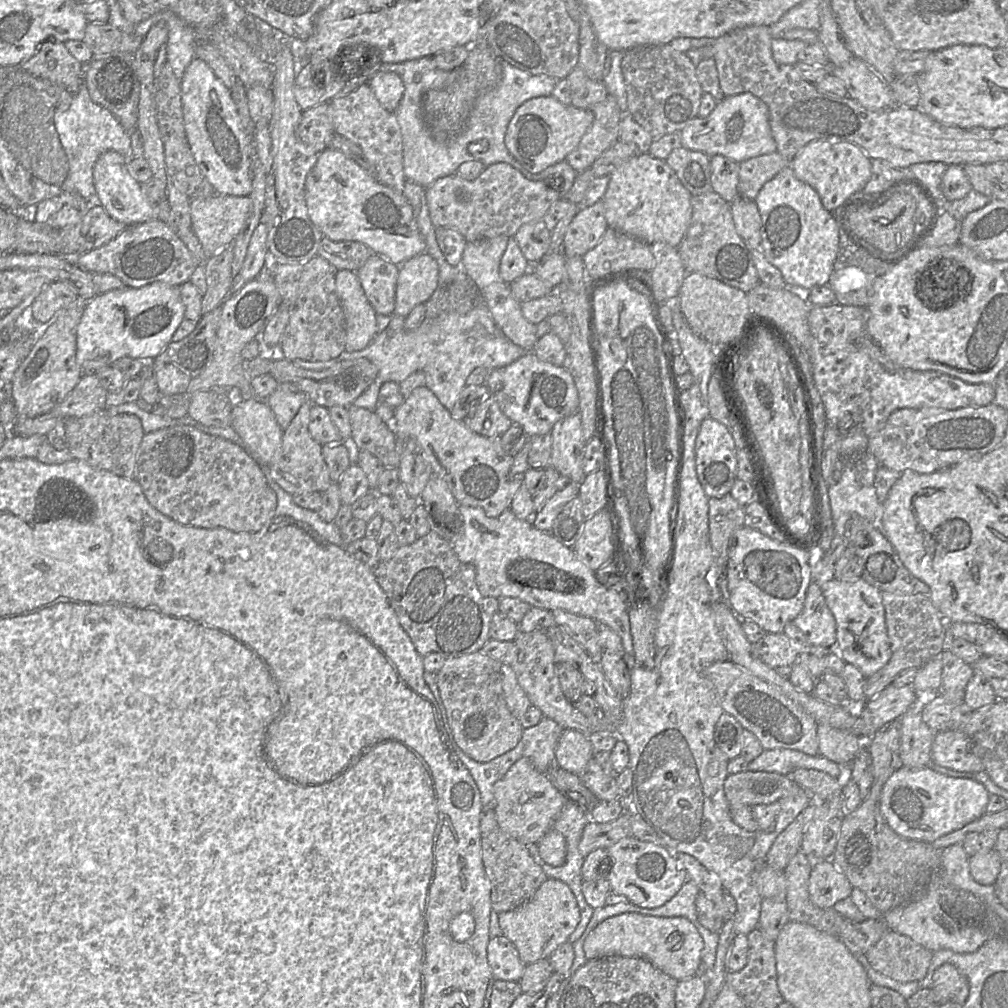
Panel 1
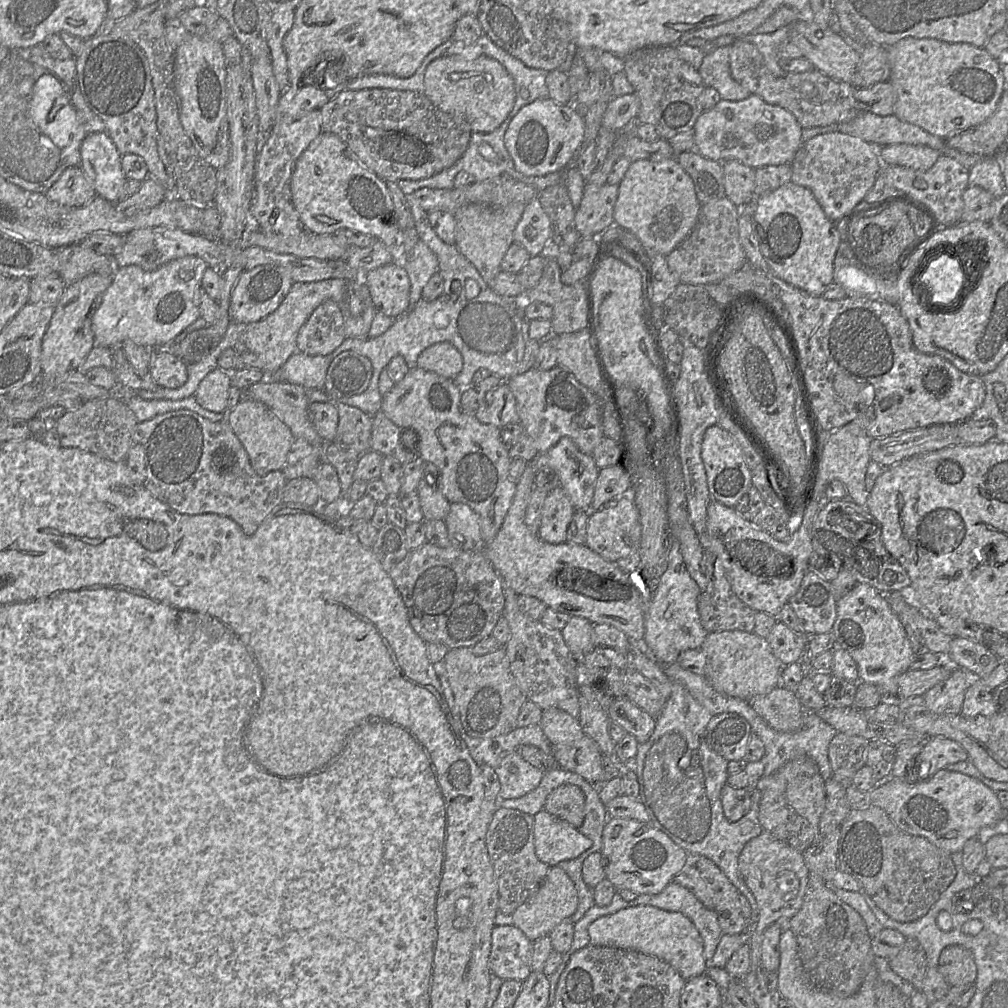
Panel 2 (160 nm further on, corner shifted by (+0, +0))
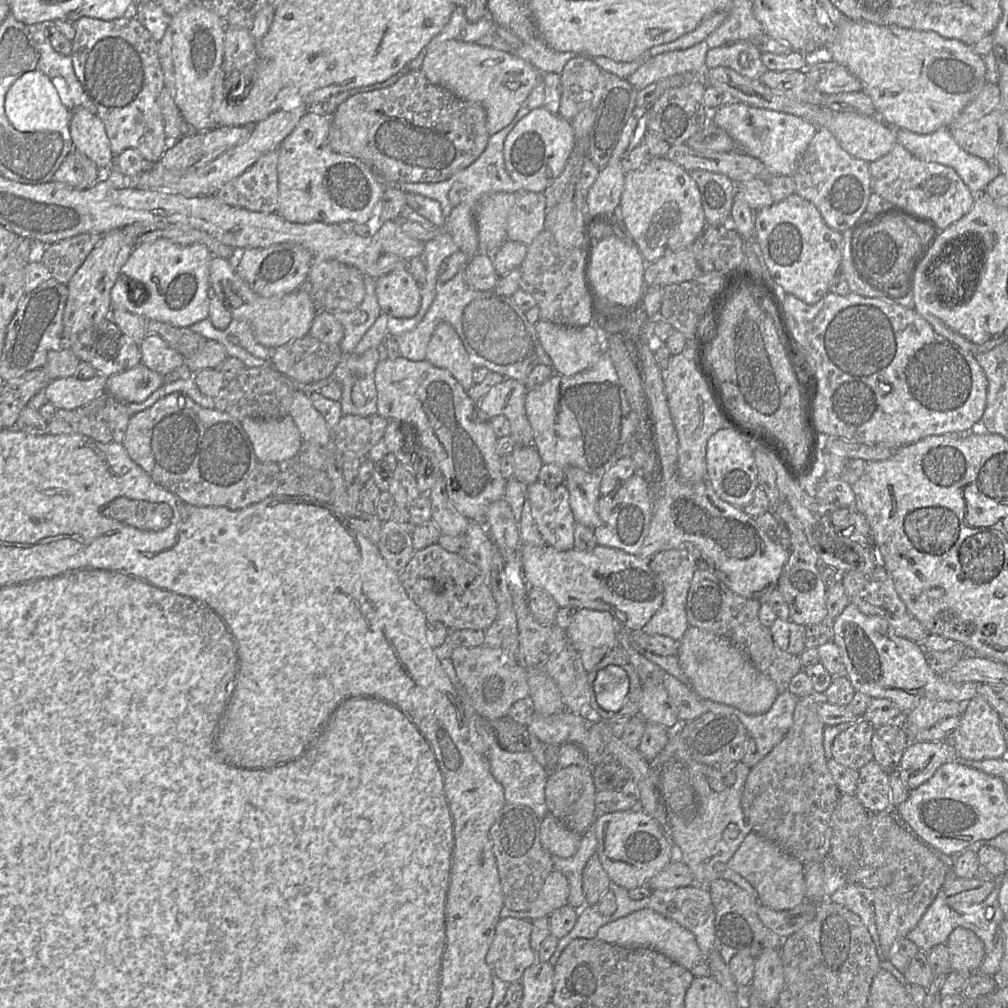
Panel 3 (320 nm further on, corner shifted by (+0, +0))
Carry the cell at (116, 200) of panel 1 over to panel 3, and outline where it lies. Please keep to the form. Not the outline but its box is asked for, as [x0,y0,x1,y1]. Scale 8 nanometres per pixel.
[70,108,116,170]

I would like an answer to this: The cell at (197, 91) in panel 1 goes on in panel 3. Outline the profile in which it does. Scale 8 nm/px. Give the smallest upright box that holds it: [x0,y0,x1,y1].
[159,2,225,132]

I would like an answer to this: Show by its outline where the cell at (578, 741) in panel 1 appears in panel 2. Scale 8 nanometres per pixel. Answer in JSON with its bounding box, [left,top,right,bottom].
[539,708,585,745]

